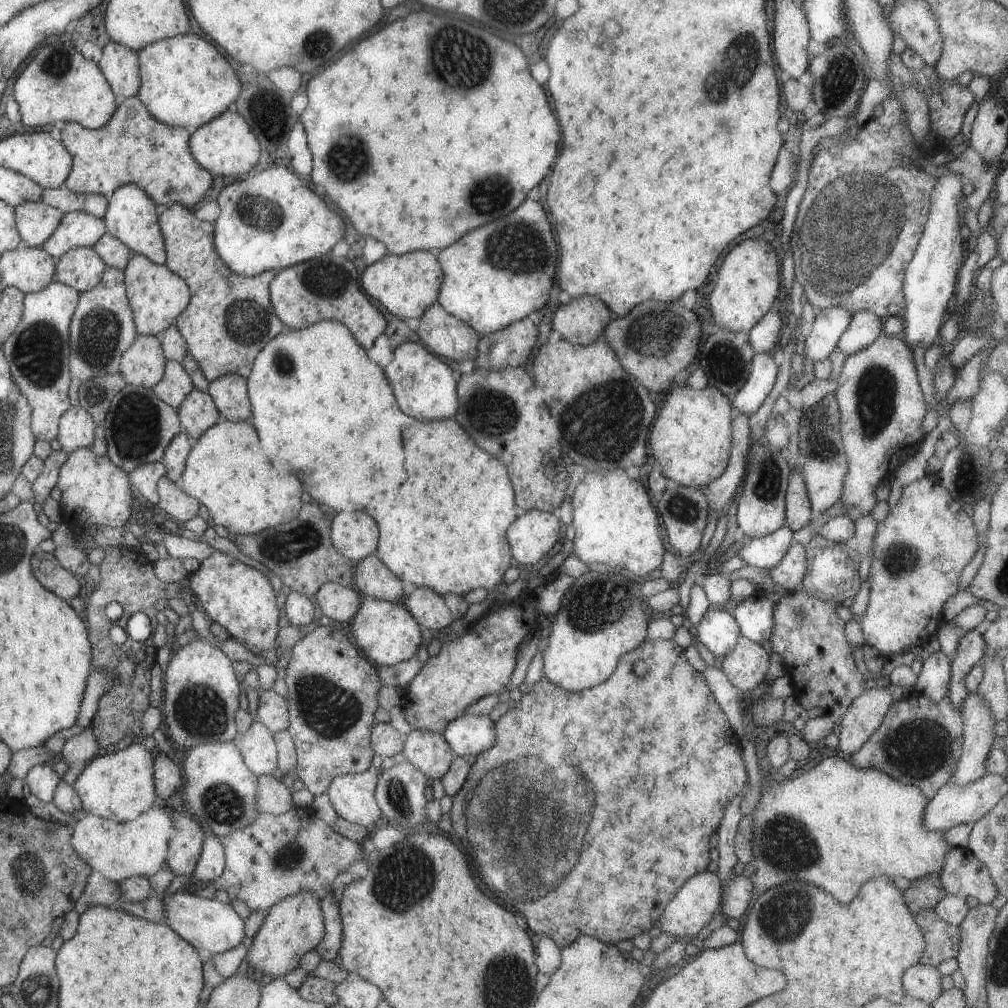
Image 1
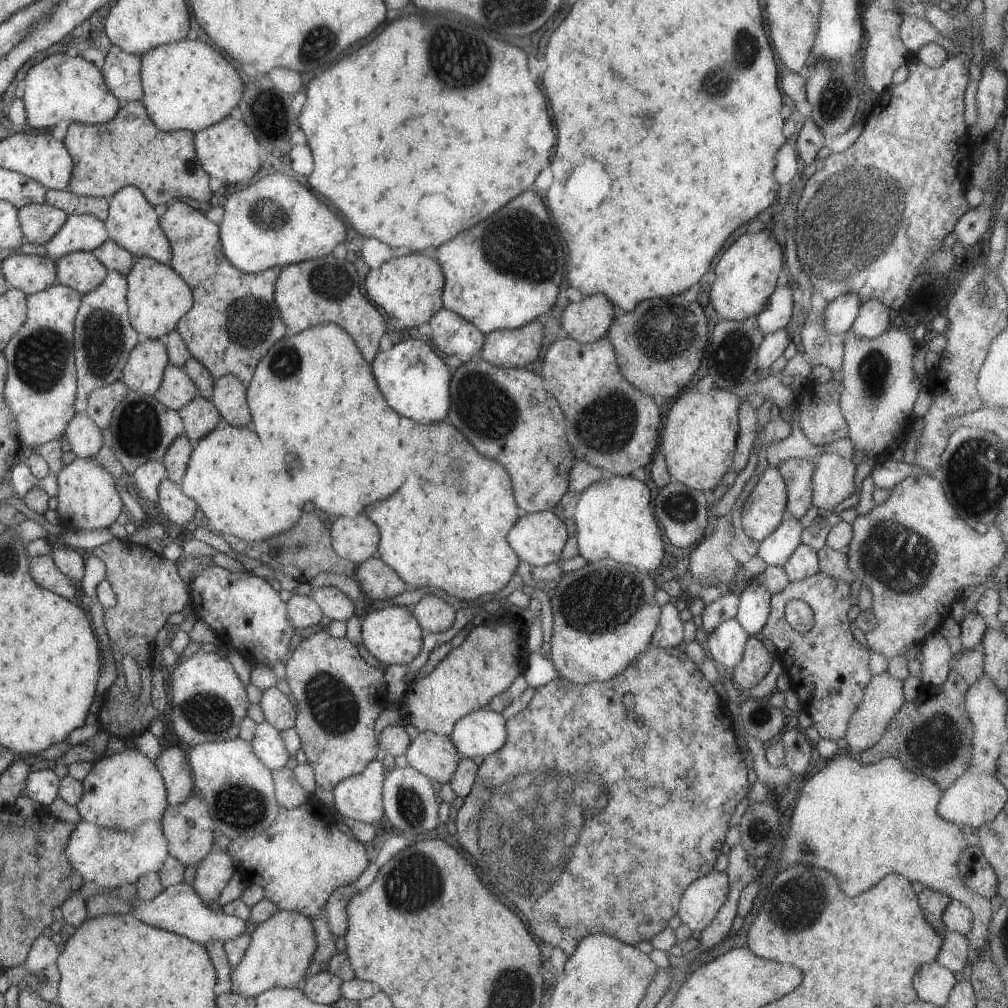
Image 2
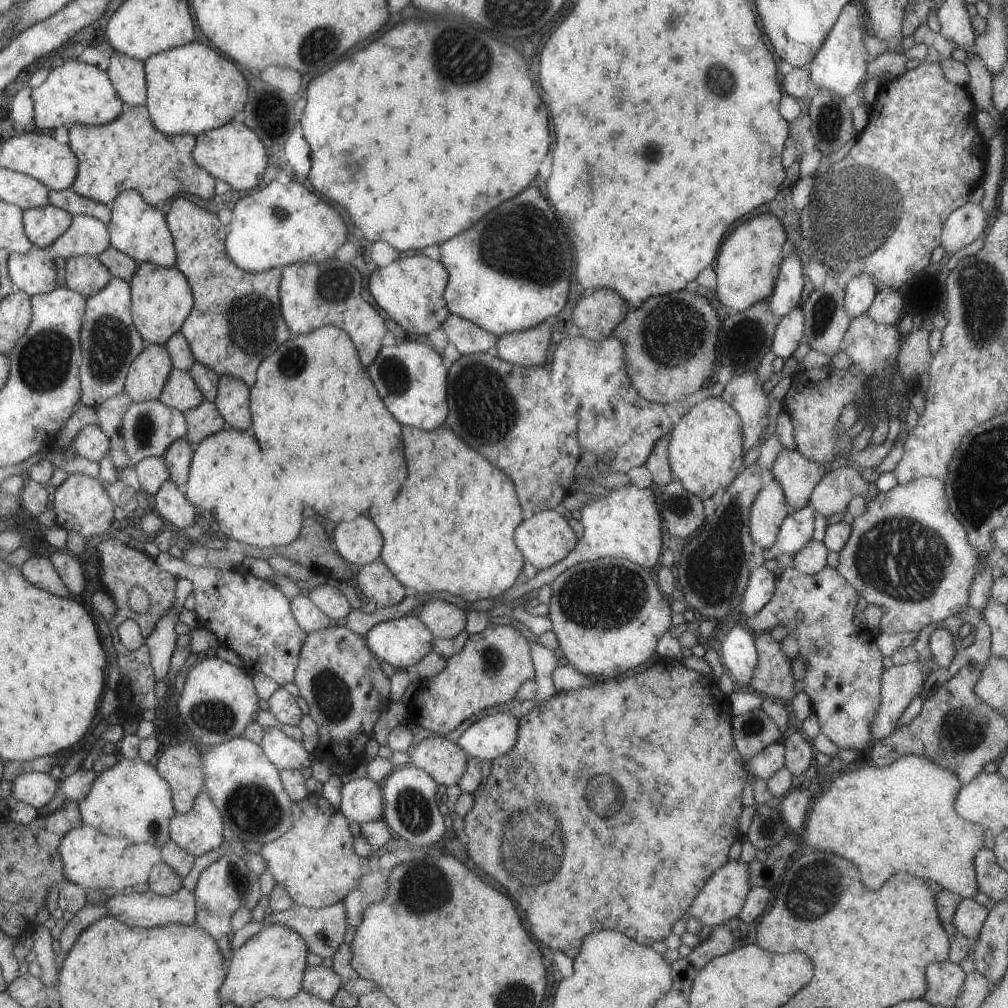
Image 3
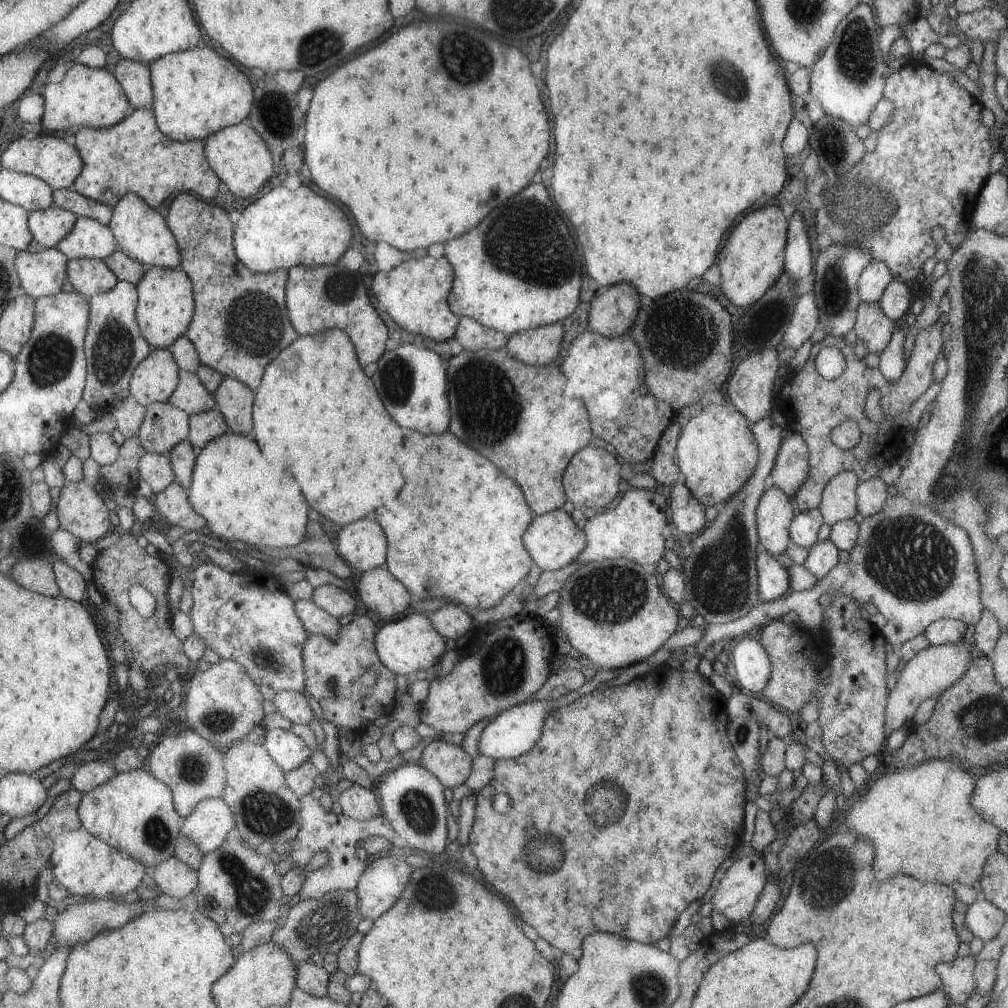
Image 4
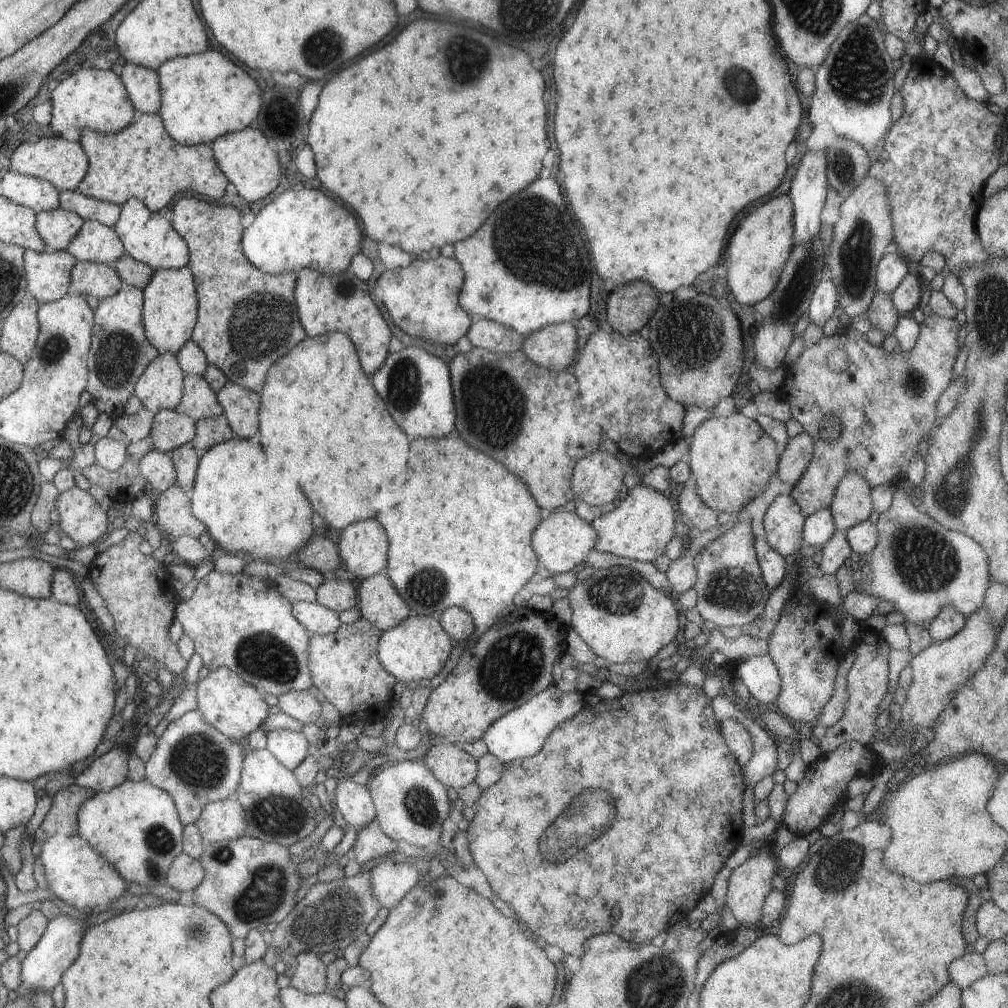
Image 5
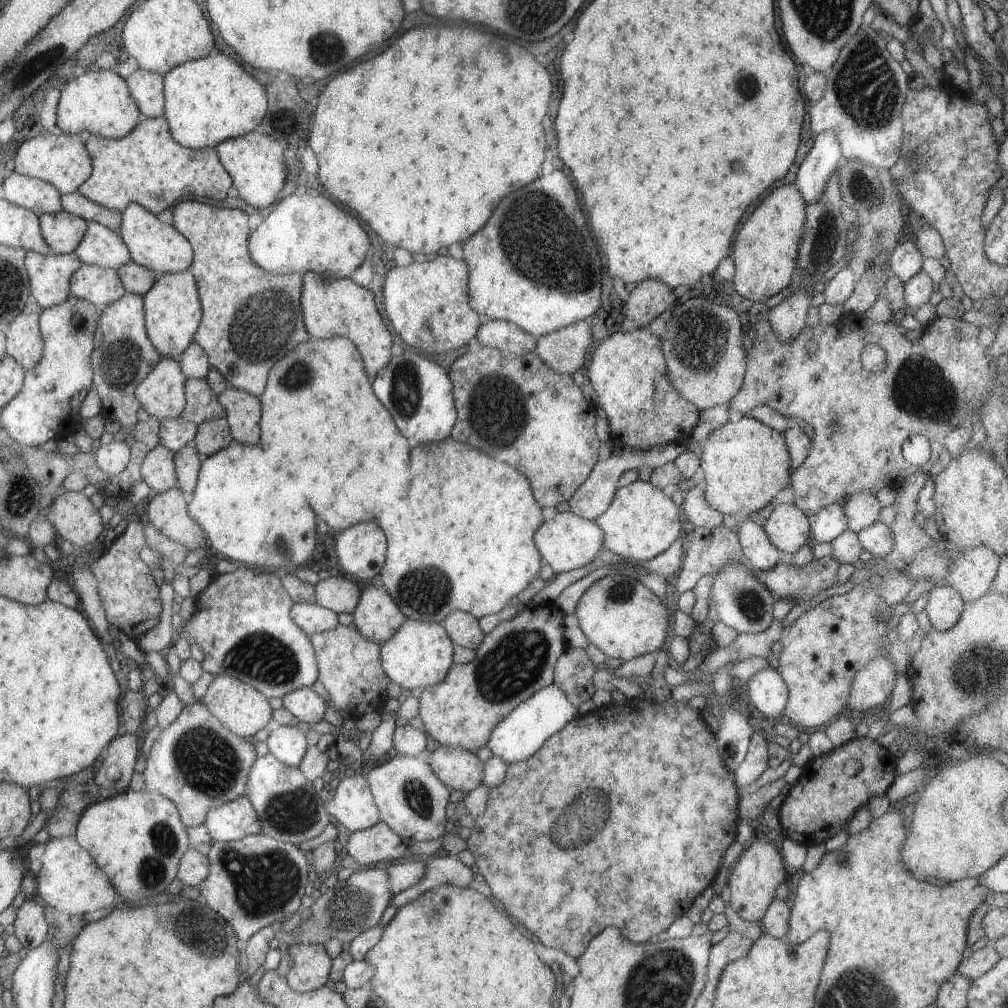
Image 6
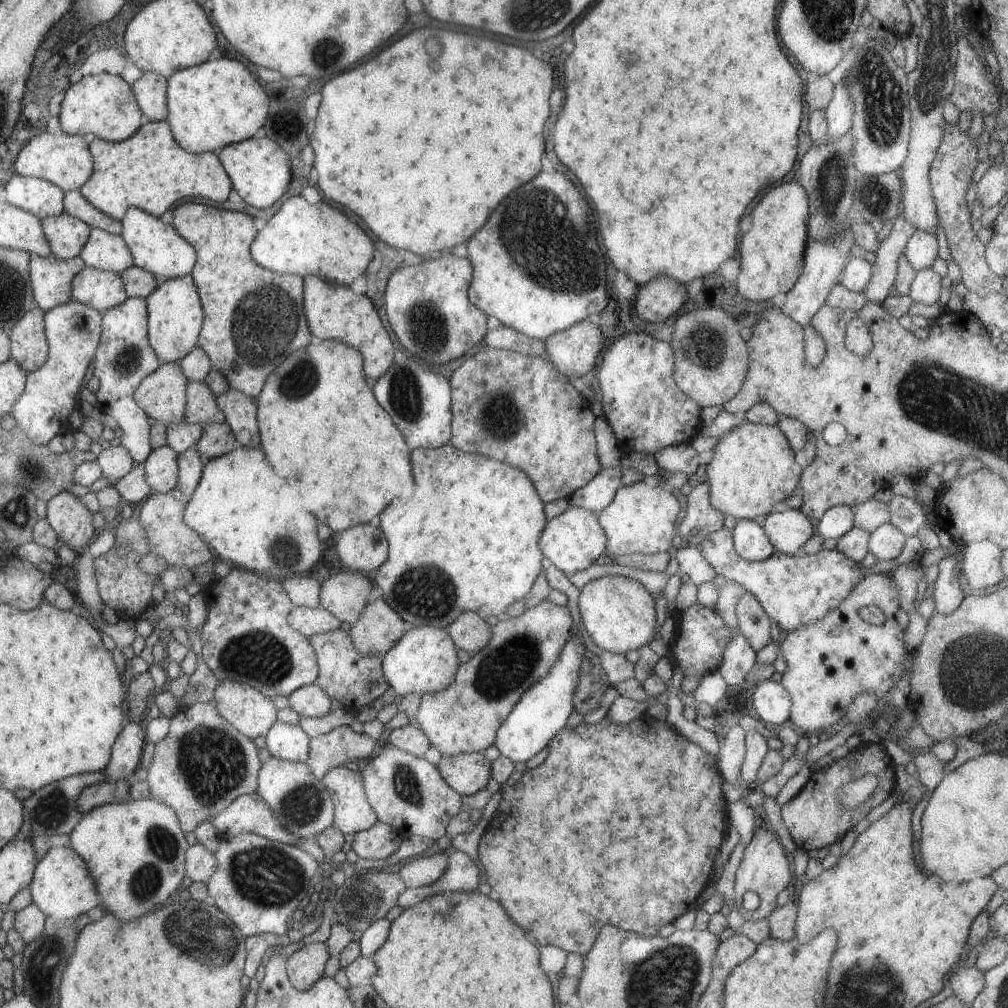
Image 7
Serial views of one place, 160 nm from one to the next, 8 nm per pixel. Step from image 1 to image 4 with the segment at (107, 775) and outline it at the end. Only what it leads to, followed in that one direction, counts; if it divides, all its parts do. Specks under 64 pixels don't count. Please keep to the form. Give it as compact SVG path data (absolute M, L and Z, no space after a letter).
M141 768L113 774L105 784L81 798L77 813L84 830L115 850L129 854L139 864L143 862L149 871L172 857L183 822L174 810L171 790Z

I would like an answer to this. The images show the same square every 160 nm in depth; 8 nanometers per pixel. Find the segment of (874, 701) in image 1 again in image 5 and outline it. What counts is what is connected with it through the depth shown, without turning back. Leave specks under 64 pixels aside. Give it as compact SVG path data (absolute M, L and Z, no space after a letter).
M982 606L964 619L962 629L951 638L933 641L927 648L912 656L912 681L905 691L905 703L900 708L901 720L907 721L915 731L921 727L932 728L946 704L957 694L958 688L983 666L987 656L996 647L998 638L998 630L992 625L986 608Z

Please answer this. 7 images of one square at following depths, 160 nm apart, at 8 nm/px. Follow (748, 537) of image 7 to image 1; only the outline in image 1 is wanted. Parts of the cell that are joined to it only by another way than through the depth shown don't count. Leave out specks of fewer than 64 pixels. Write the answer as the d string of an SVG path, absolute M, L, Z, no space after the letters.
M759 592L735 604L732 615L737 621L740 634L759 644L768 640L773 626L773 605L774 601Z

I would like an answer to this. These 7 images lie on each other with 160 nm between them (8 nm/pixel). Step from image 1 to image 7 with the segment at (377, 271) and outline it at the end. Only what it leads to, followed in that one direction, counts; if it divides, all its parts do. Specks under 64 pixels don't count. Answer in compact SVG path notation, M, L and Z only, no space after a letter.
M450 254L436 259L425 258L418 265L404 264L391 273L383 293L383 310L391 330L395 332L397 340L411 357L419 358L419 361L427 366L429 364L439 366L459 358L475 344L482 346L482 338L488 331L486 329L488 316L469 302L467 291L472 281L472 272L473 269L467 257L456 257Z

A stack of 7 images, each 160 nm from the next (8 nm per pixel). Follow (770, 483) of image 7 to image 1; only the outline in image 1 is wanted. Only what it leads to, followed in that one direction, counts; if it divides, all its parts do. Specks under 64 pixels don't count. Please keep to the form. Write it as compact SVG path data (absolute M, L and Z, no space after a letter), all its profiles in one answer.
M672 385L669 396L665 398L661 409L657 412L657 418L650 427L649 444L655 462L661 466L663 476L674 480L679 485L699 489L700 486L708 486L728 465L731 450L731 421L733 410L730 400L719 390L713 387L705 387L695 390L684 385Z

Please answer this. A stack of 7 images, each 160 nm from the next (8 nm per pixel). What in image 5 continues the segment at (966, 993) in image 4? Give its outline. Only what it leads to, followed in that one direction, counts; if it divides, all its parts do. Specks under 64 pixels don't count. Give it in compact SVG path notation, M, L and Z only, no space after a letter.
M974 950L952 960L948 966L950 980L961 990L987 973L982 954Z

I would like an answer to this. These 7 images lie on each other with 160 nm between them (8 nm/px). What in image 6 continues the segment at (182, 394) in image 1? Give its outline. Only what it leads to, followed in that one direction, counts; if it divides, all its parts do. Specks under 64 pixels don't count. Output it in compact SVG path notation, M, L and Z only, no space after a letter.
M186 379L184 382L185 406L179 418L199 424L209 419L223 419L226 414L217 395L203 379Z

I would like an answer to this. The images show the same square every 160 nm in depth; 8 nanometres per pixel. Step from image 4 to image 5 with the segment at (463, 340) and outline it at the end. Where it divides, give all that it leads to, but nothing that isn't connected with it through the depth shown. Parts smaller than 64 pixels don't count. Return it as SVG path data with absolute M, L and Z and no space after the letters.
M475 316L464 334L473 347L494 353L508 353L522 350L524 336L508 326L487 319L477 320Z

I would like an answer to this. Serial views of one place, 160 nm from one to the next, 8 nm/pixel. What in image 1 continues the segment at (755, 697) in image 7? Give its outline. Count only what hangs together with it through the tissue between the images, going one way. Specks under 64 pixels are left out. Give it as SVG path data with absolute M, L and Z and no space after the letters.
M707 609L696 628L692 629L695 639L718 661L733 650L740 630L732 614L719 609Z

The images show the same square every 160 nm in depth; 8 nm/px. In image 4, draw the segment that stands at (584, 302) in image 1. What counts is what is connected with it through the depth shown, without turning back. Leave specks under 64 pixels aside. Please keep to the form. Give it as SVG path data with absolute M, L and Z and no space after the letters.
M627 283L612 285L603 294L594 296L587 305L589 329L605 338L627 333L637 317L640 298Z

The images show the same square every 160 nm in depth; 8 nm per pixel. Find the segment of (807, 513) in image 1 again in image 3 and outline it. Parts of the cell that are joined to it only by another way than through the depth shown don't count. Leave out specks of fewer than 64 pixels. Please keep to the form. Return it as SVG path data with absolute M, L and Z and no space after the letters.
M783 447L770 465L767 477L775 479L792 508L809 504L808 498L816 482L829 470L807 460L797 449Z

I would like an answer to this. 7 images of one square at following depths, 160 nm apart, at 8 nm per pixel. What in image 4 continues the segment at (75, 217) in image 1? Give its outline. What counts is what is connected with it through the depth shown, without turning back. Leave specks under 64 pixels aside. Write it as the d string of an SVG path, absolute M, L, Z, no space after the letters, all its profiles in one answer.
M77 217L69 234L54 247L68 259L101 260L117 250L109 227L89 217Z

